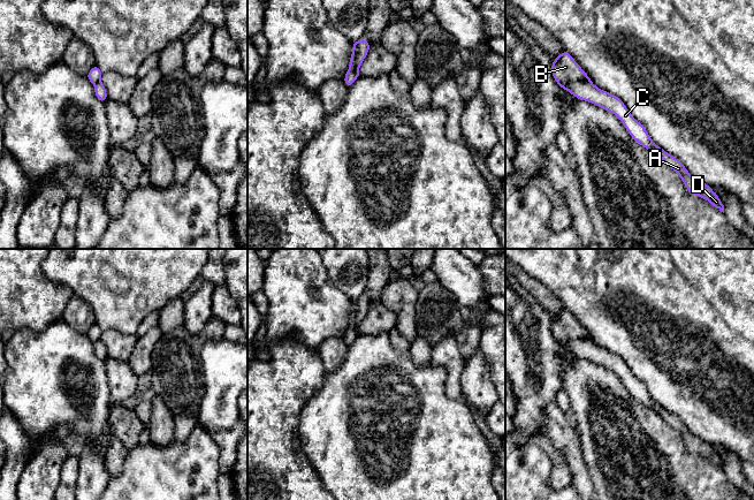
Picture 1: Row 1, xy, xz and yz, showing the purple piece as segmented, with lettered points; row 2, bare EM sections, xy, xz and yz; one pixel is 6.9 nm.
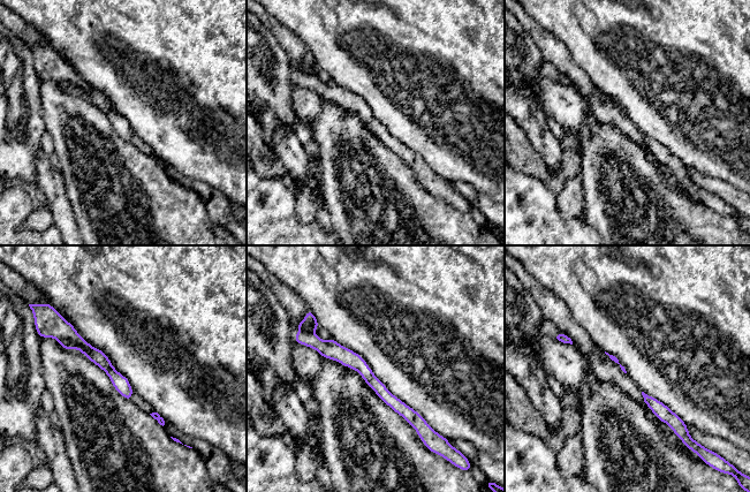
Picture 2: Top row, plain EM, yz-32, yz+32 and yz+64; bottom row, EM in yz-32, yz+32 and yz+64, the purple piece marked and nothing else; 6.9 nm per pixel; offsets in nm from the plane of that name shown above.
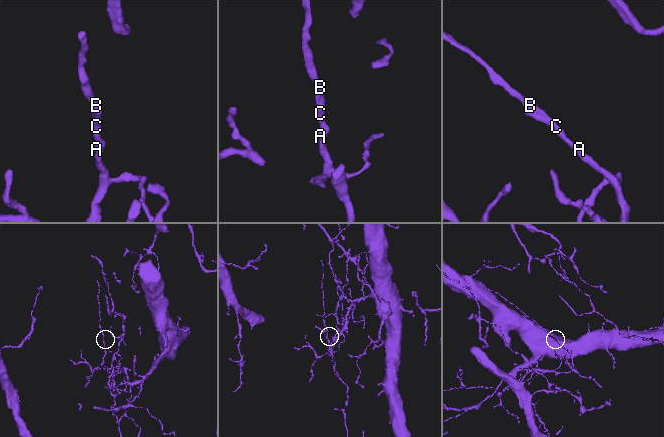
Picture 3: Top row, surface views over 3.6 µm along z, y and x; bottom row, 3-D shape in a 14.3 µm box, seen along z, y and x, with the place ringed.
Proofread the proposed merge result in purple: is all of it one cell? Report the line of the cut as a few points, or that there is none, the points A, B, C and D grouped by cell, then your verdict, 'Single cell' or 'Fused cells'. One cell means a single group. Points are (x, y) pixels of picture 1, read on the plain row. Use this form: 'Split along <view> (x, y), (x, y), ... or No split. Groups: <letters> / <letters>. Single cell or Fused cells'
Split along yz (556, 339), (561, 341), (591, 340). Groups: A C D / B. Fused cells

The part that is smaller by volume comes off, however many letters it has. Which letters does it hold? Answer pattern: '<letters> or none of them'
B

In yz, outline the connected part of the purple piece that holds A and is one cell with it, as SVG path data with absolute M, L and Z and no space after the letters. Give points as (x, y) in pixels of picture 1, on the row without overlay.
M568 340L557 342L579 358L588 359L615 372L635 400L660 415L679 433L690 452L708 459L715 467L724 471L724 463L721 456L713 449L711 445L692 434L676 415L657 404L649 395L645 384L632 374L620 356L599 347L592 340Z

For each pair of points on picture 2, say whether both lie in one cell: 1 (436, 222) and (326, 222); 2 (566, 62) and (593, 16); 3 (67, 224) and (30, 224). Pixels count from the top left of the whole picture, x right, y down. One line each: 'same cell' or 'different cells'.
1: different cells
2: different cells
3: different cells

